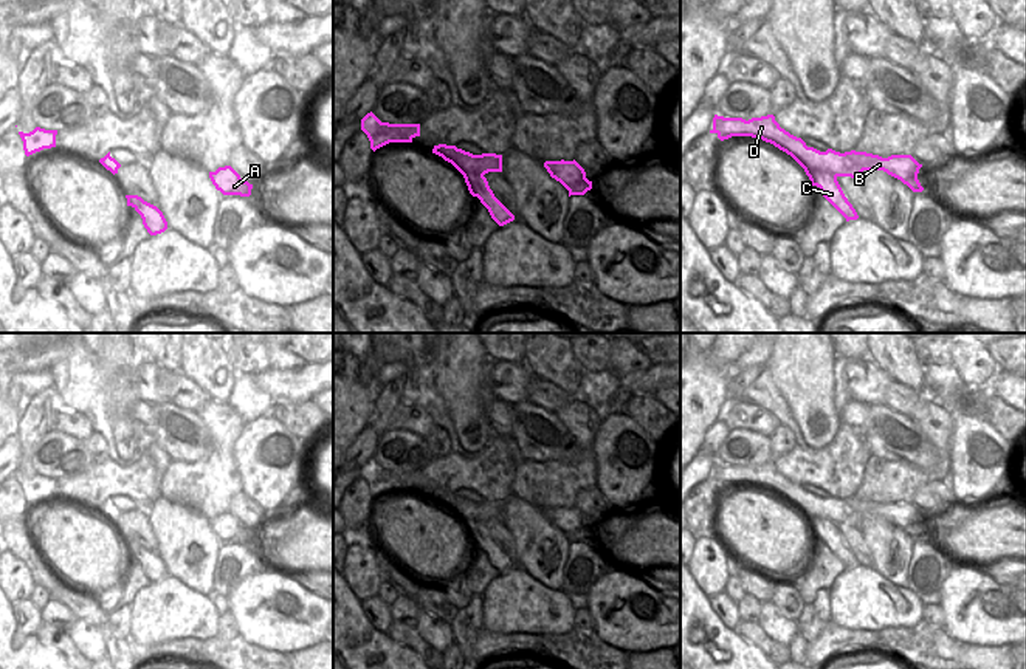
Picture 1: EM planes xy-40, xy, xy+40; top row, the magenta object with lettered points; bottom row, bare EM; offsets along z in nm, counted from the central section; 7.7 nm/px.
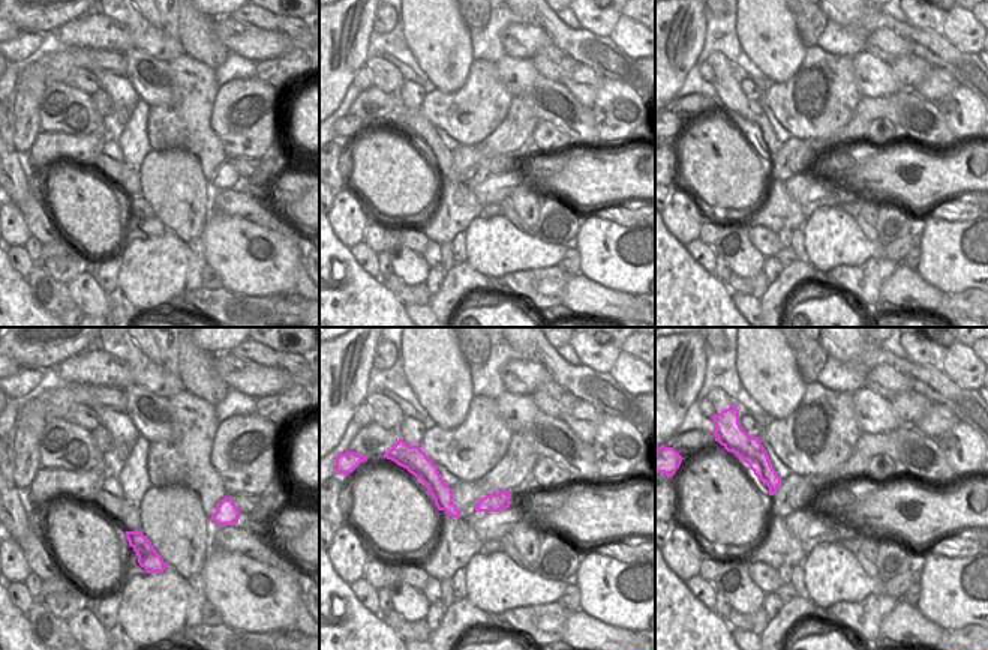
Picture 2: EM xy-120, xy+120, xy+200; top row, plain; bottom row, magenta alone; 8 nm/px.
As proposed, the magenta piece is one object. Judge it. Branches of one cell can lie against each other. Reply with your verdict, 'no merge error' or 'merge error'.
merge error

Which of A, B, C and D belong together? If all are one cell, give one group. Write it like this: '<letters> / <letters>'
A B D / C

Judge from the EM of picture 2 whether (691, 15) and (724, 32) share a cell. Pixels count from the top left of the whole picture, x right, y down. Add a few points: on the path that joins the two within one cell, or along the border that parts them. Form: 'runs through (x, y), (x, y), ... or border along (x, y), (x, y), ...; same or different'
border along (705, 15), (705, 41), (697, 56); different

